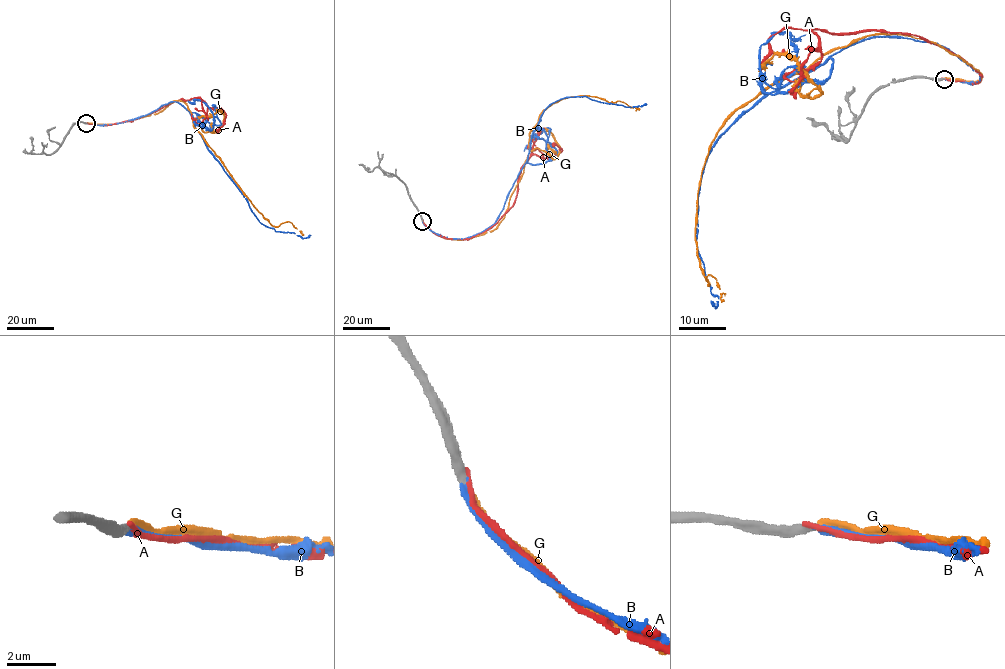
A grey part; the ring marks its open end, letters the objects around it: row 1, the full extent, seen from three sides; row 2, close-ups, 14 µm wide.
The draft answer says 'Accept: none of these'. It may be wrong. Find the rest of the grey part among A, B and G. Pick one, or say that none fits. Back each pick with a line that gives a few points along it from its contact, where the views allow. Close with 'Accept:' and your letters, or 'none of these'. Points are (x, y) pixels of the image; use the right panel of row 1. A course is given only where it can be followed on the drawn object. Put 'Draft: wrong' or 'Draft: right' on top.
Draft: wrong
B: Its course: (944, 78), (979, 75), (946, 48), (865, 38), (764, 95), (712, 148), (701, 177), (697, 248), (712, 301)
Accept: B

